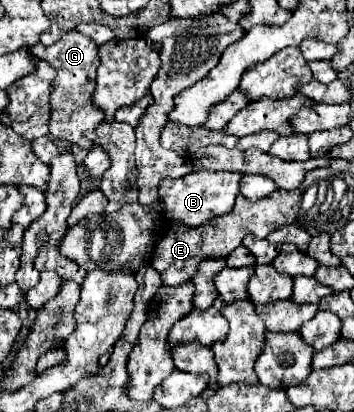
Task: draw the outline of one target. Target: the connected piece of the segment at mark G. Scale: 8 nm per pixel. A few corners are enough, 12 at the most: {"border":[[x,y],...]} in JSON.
{"border":[[72,31],[30,51],[58,71],[50,133],[84,149],[104,121],[90,101],[98,45]]}

